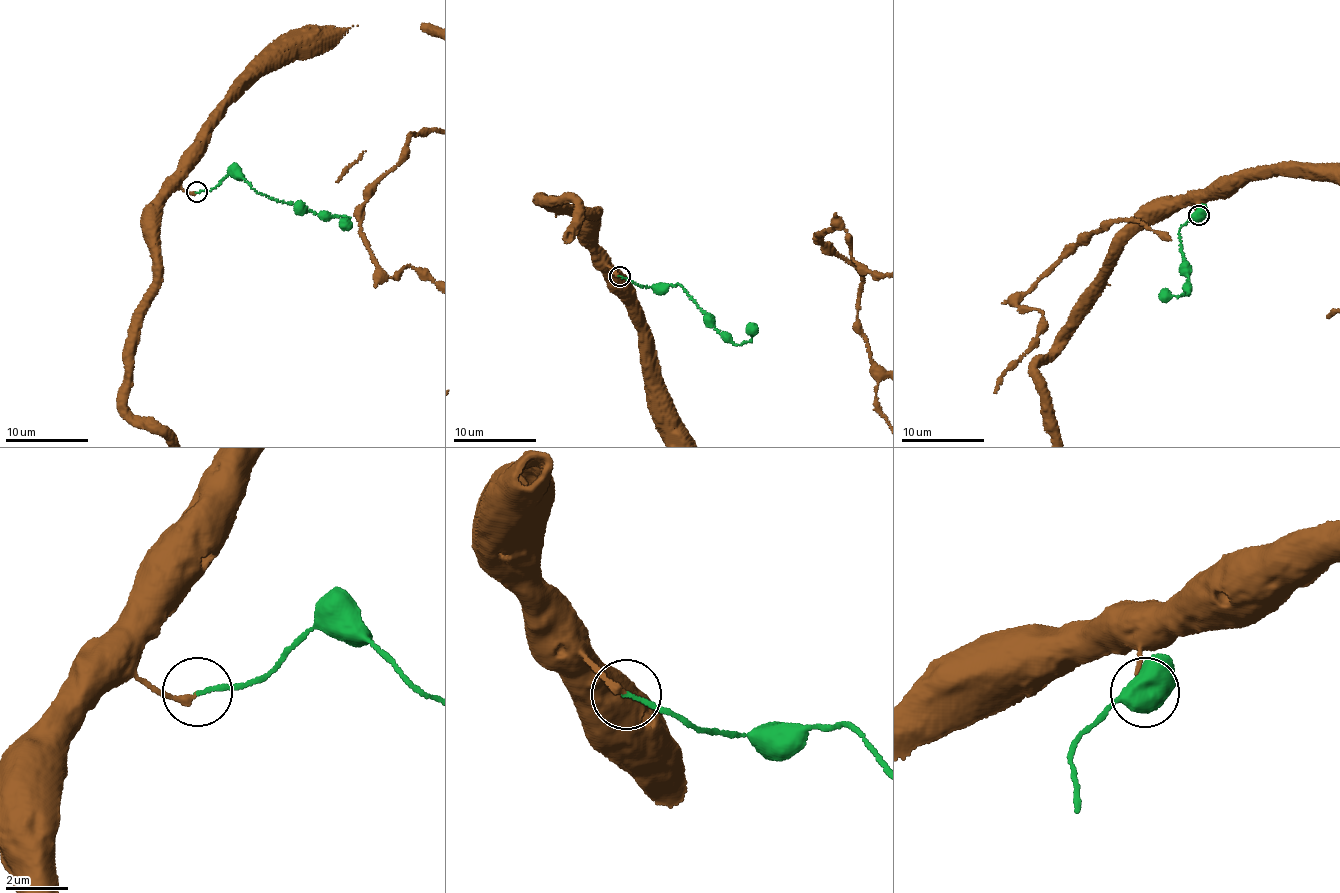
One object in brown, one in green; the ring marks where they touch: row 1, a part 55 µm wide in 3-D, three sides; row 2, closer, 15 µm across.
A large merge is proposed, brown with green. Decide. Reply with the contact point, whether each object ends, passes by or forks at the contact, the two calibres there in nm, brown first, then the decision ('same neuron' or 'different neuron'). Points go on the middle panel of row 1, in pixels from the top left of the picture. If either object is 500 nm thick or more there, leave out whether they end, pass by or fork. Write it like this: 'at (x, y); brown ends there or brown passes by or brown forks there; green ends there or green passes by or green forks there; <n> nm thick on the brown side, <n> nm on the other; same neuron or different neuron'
at (620, 276); brown ends there; green ends there; 220 nm thick on the brown side, 130 nm on the other; same neuron

